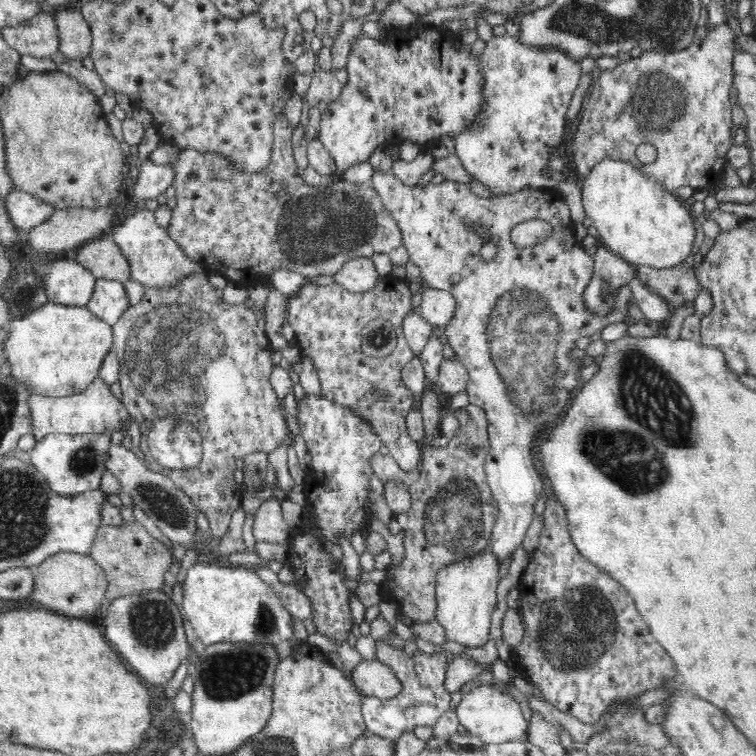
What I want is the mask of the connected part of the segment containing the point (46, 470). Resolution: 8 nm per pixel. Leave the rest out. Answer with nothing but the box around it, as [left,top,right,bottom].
[28,433,111,496]

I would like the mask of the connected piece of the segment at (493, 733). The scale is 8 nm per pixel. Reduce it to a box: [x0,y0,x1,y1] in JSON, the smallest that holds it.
[455,684,527,742]

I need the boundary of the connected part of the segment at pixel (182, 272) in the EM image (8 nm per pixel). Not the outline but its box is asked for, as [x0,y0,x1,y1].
[113,208,206,288]

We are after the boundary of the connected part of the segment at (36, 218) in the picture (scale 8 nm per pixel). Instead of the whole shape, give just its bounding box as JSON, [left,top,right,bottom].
[7,189,55,232]

